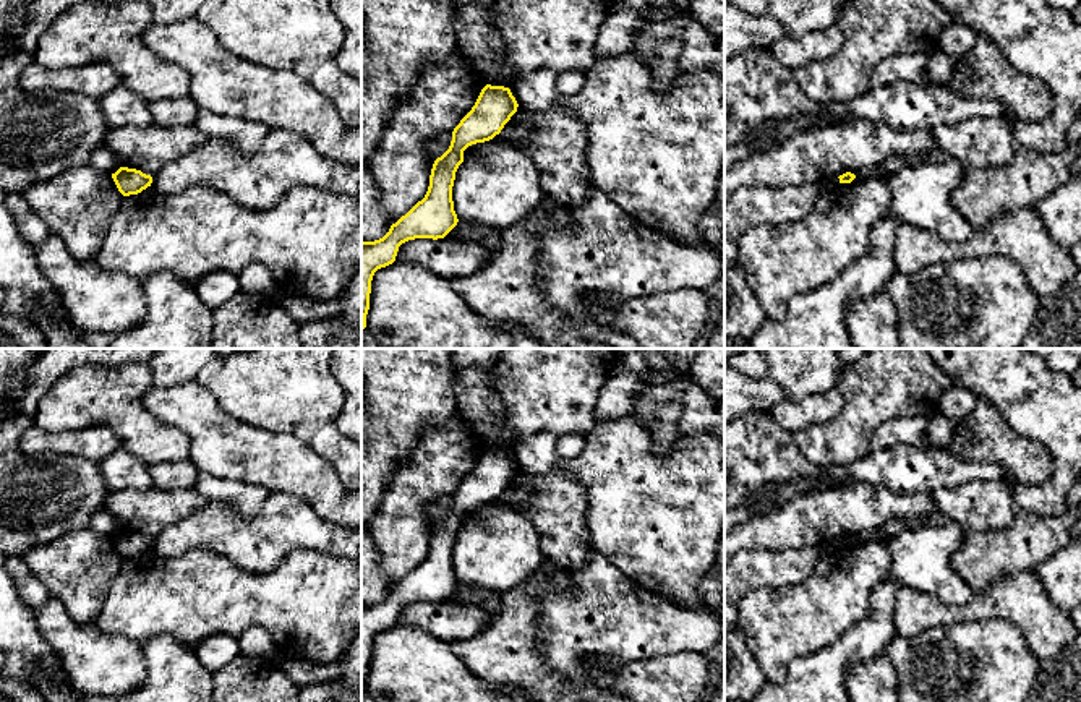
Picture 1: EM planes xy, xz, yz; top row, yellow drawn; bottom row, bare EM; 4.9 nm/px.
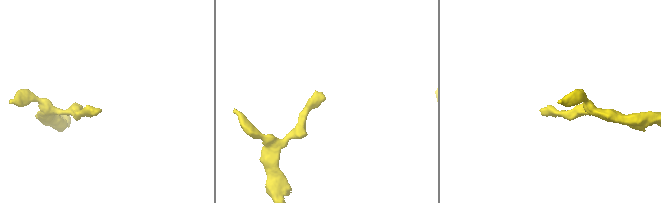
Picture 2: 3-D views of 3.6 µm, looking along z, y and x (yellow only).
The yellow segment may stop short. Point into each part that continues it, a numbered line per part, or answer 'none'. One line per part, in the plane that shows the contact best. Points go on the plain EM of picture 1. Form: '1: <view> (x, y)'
none

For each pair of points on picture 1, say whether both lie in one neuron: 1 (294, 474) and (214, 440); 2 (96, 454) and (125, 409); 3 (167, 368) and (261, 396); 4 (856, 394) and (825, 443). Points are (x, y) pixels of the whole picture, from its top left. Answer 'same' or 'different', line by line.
1: same
2: different
3: different
4: same

